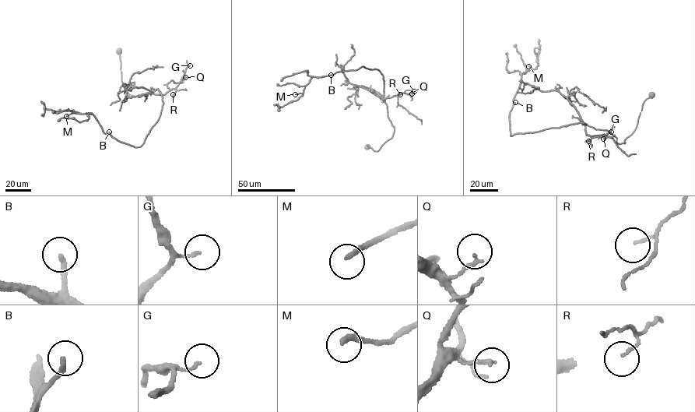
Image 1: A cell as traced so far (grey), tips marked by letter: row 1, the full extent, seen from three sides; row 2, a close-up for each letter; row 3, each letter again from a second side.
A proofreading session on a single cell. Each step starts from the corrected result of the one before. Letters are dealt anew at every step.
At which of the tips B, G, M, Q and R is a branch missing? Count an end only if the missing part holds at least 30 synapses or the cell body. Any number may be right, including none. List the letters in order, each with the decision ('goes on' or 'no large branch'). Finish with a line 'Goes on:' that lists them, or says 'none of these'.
B: goes on
G: no large branch
M: no large branch
Q: no large branch
R: no large branch
Goes on: B

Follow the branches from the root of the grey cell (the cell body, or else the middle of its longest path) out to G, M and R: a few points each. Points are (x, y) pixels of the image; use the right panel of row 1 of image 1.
G: (651, 95), (625, 143), (617, 142), (605, 130), (586, 125), (584, 128), (591, 138), (611, 132)
M: (651, 95), (625, 143), (583, 122), (510, 135), (509, 113), (521, 75), (533, 69), (528, 66)
R: (651, 95), (625, 143), (617, 142), (608, 131), (586, 125), (586, 135), (591, 138), (588, 141)

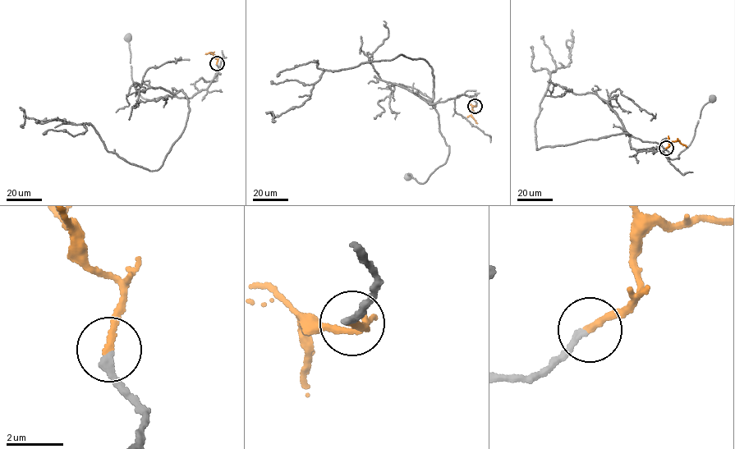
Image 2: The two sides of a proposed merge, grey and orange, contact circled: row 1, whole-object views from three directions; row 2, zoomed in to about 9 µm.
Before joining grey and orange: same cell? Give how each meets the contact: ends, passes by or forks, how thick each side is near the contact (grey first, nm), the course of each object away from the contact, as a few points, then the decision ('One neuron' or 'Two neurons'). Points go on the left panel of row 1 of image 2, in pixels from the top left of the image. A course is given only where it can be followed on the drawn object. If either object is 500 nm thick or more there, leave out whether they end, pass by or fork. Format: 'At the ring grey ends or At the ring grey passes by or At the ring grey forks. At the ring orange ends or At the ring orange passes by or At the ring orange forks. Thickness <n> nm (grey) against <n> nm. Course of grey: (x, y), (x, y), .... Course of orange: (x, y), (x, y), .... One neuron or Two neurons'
At the ring grey ends. At the ring orange ends. Thickness 240 nm (grey) against 240 nm. Course of grey: (217, 63), (207, 88), (190, 98), (179, 98), (172, 87), (173, 95), (144, 98), (131, 78), (128, 38). Course of orange: (217, 63), (218, 60), (210, 53), (213, 53). One neuron

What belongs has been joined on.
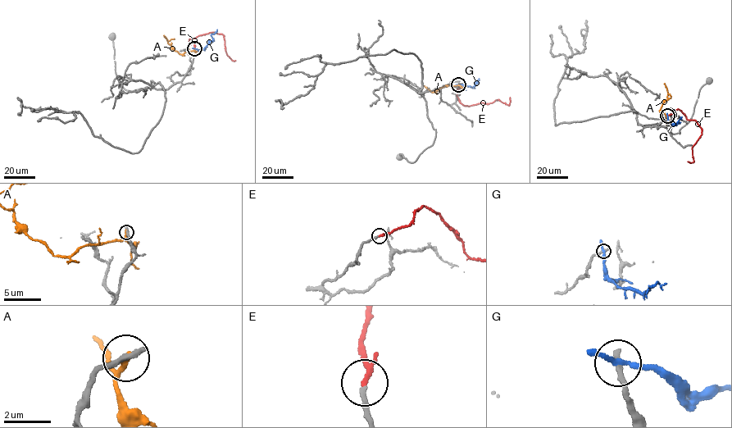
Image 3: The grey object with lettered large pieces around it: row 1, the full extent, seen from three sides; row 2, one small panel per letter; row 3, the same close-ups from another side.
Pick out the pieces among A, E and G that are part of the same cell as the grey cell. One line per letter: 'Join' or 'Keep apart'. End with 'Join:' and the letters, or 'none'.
A: Keep apart
E: Join
G: Keep apart
Join: E

